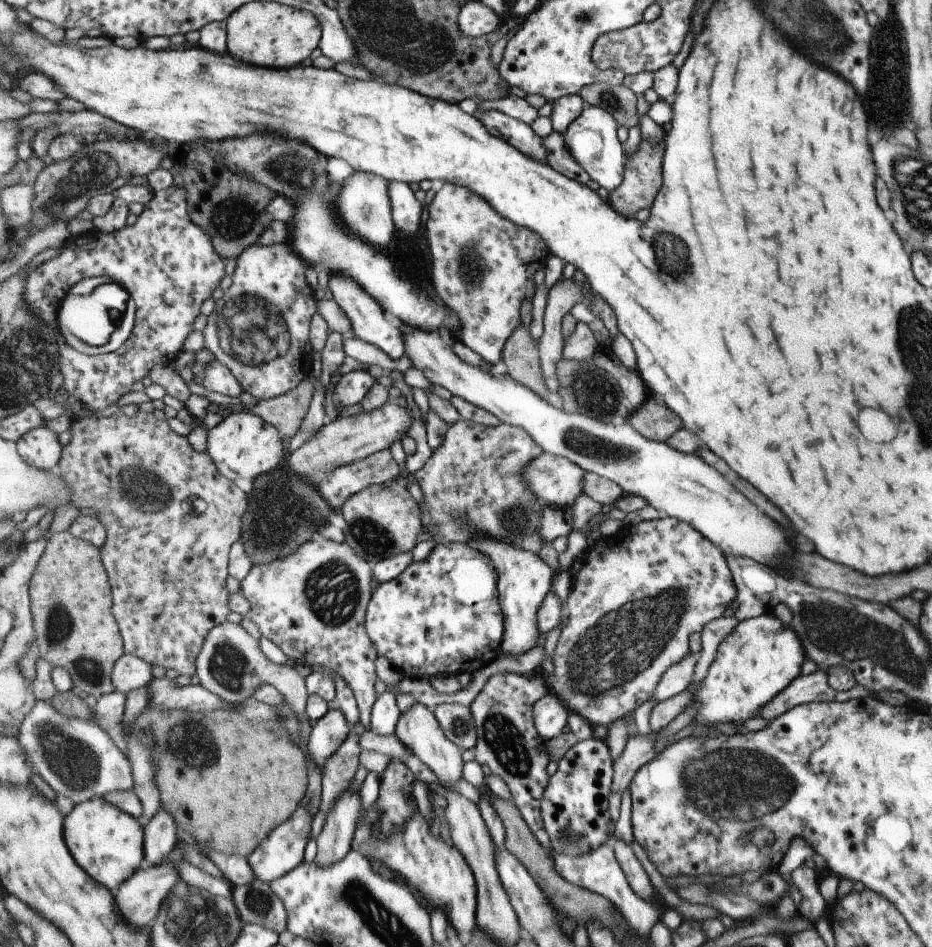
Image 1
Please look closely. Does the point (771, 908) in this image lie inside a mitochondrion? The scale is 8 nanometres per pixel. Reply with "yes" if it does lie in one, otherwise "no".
no

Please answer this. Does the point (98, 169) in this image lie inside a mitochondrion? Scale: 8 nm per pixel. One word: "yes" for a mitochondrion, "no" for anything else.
yes

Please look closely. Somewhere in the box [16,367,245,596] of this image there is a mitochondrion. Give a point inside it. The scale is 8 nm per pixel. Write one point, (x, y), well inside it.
(144, 491)

